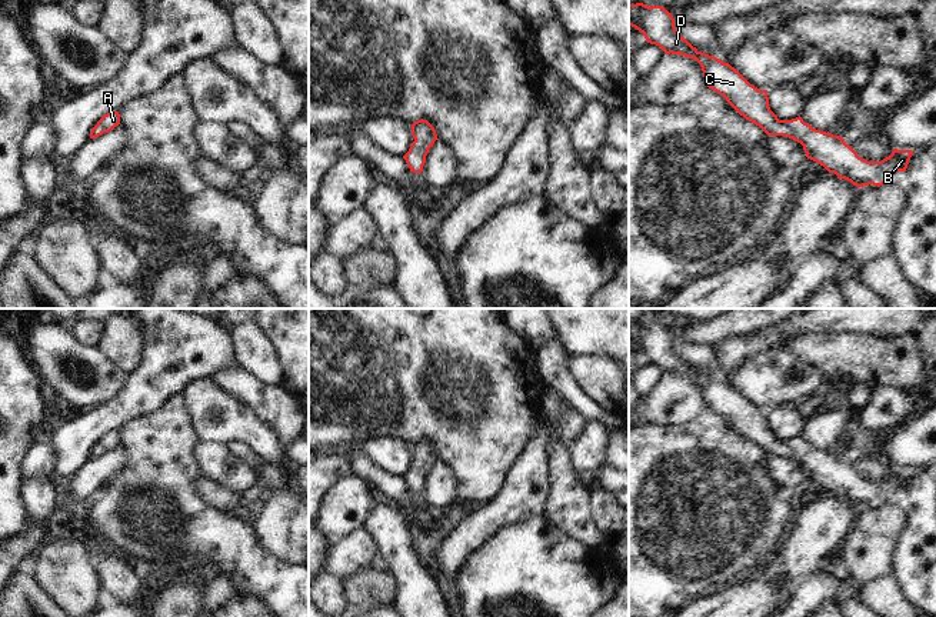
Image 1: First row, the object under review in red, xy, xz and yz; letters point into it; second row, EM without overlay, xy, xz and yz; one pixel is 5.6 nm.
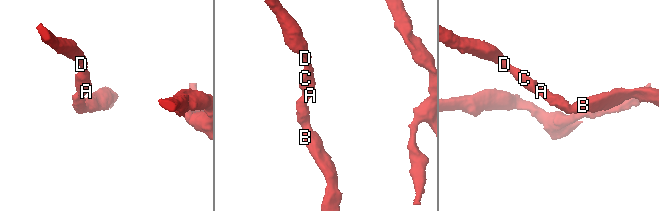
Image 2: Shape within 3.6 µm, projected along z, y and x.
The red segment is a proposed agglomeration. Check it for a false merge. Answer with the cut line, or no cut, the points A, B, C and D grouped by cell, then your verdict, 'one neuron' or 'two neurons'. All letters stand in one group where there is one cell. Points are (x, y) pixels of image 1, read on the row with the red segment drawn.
no cut; A B C D; one neuron

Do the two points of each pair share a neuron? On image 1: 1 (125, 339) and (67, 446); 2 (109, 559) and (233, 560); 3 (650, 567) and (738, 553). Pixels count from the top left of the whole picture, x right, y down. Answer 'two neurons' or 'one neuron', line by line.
1: two neurons
2: two neurons
3: one neuron

